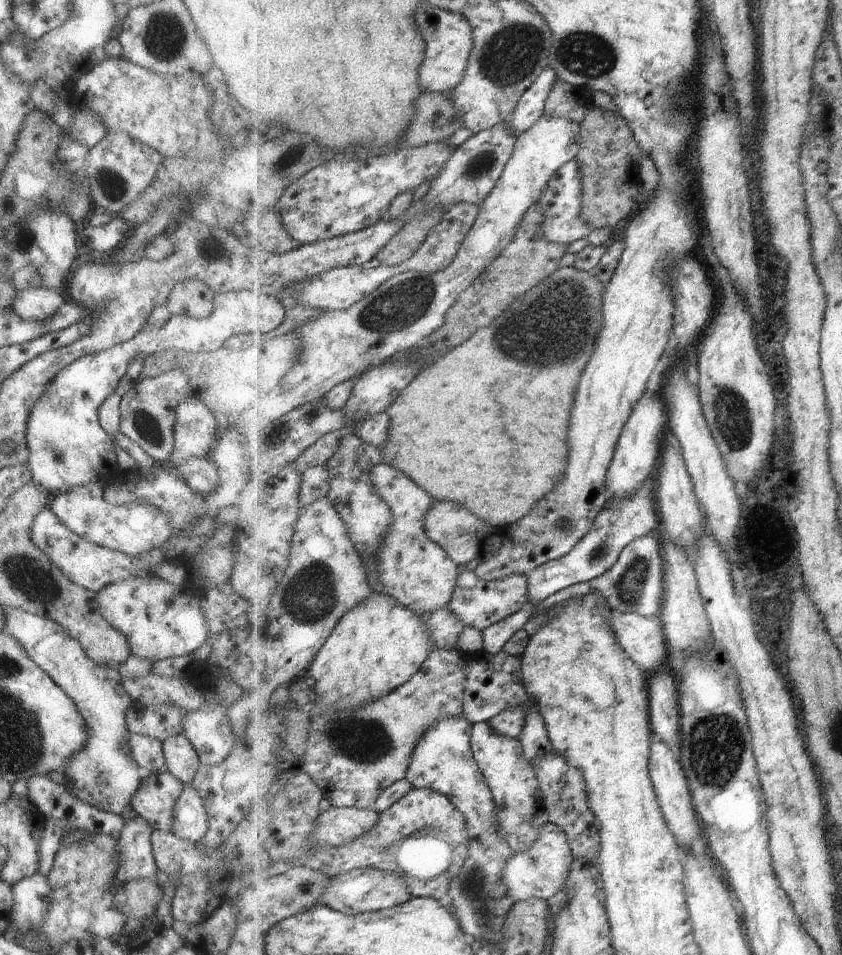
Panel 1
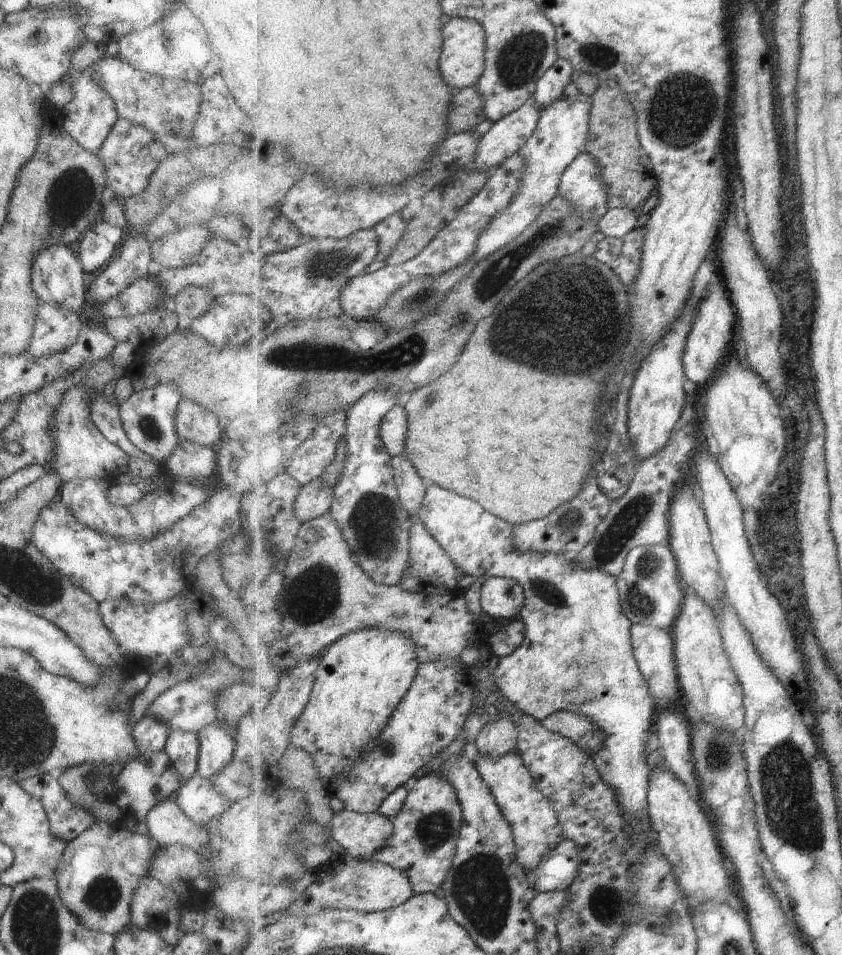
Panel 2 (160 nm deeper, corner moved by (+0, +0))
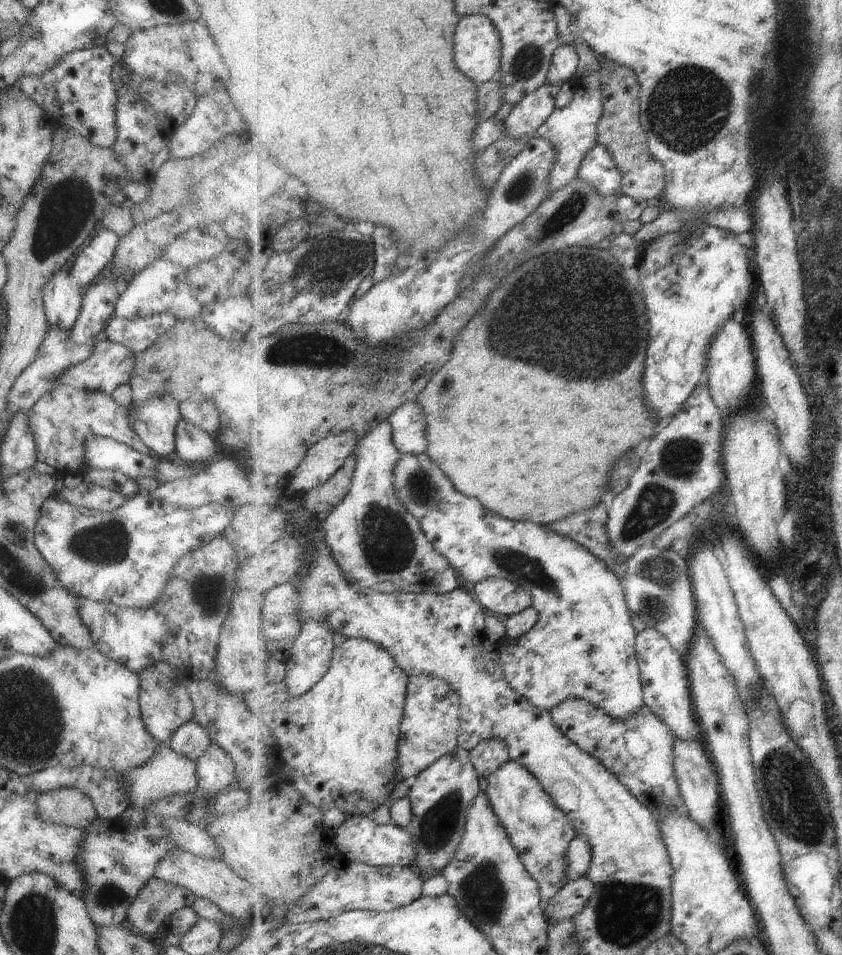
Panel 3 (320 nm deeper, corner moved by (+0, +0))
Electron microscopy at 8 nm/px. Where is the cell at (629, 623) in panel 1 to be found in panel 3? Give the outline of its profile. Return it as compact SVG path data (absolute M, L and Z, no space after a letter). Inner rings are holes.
M649 627L638 633L636 649L646 705L670 728L676 738L703 742L704 734L693 714L692 688L689 688L685 660L681 660L681 655L662 632Z

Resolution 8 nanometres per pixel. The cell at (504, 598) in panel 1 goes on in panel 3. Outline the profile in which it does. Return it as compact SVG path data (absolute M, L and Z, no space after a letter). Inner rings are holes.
M507 579L481 581L474 586L472 595L483 608L508 617L527 610L534 603L525 587Z

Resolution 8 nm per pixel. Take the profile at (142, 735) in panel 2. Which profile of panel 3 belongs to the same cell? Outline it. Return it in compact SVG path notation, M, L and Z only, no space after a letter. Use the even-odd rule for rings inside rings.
M157 661L146 669L138 672L139 694L138 708L145 730L155 739L158 744L171 736L172 732L184 722L191 720L194 712L190 694L184 687L179 669L169 666L165 661Z

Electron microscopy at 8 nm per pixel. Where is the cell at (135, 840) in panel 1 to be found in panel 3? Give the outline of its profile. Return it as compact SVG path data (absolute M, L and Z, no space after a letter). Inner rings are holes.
M157 746L154 755L140 767L133 767L122 774L120 787L127 795L129 806L143 810L149 801L160 799L173 793L187 793L196 786L196 759L173 752L170 748Z

